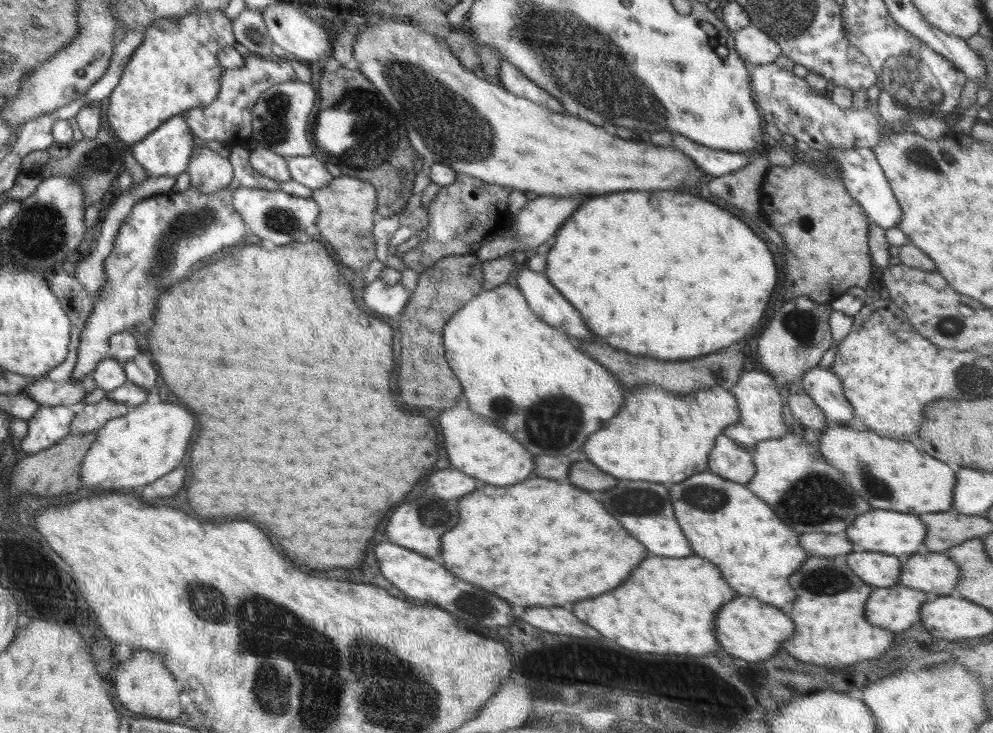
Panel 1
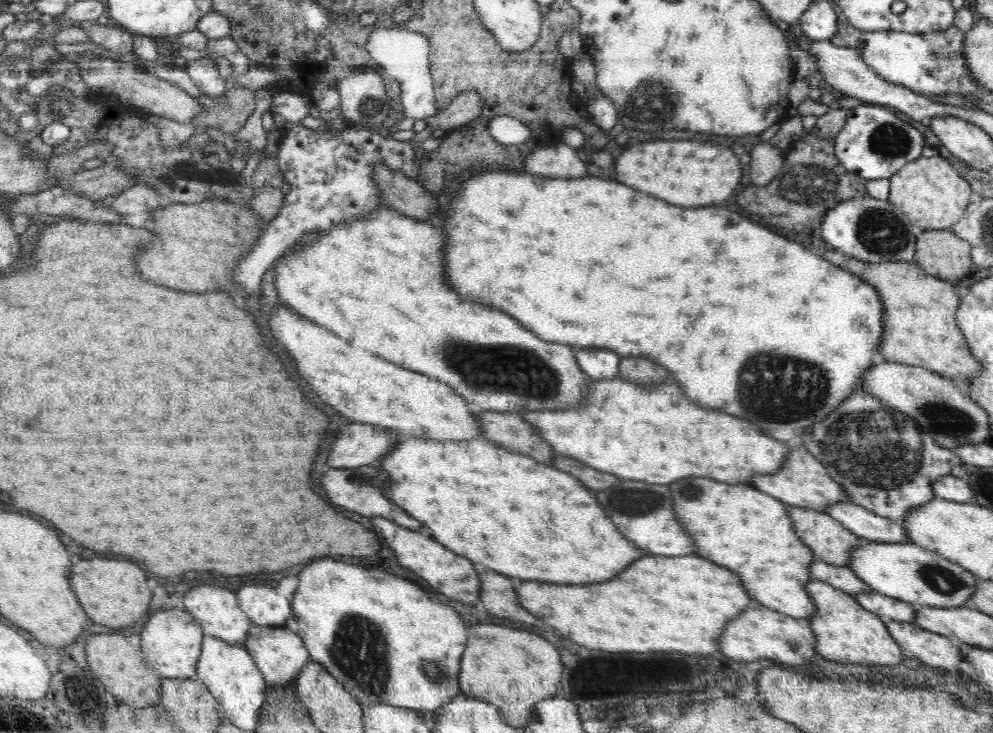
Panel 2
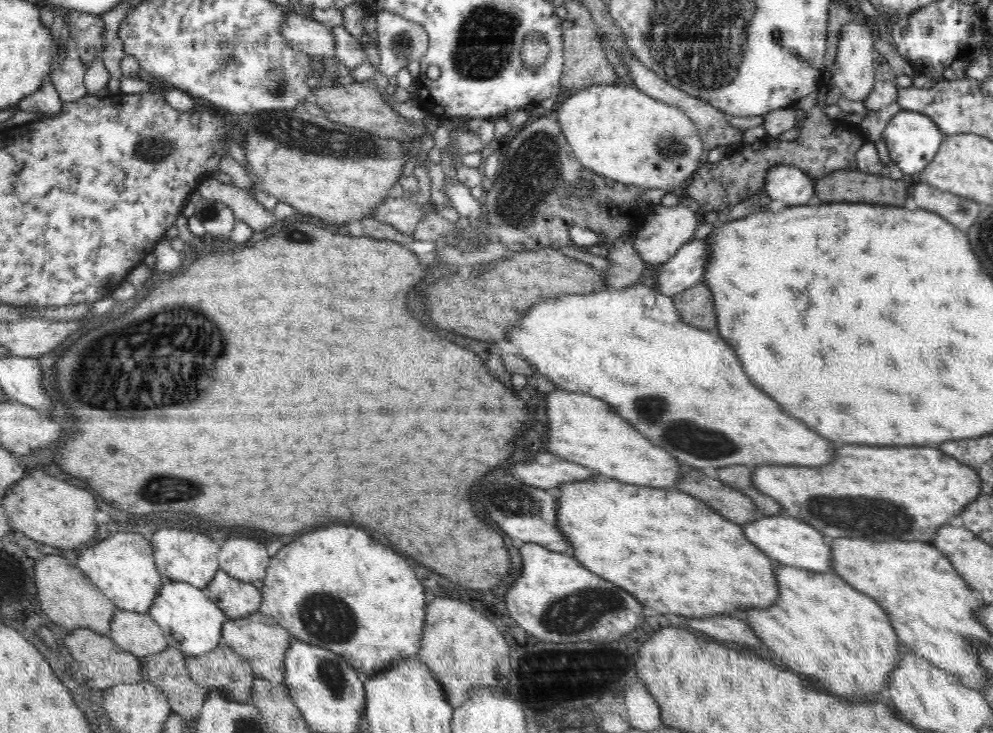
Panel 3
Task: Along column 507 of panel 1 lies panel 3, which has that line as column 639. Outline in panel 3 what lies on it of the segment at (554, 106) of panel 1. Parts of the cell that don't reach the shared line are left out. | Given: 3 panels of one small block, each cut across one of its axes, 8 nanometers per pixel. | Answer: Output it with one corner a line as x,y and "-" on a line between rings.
618,51
618,54
623,59
626,67
630,70
633,85
636,86
643,94
648,94
651,98
682,110
686,113
688,118
692,119
692,122
696,125
696,129
698,129
700,139
702,140
704,154
708,152
708,150
712,150
712,148
727,147
730,144
742,143
742,137
745,132
728,124
730,119
729,115
720,111
718,108
711,106
704,100
694,98
693,96
686,94
686,92
682,92
682,90
679,90
674,86
670,86
670,84
664,82
662,78
659,78
654,74
654,70
648,70
648,68
646,68
642,62
638,61
632,53
628,53
628,51

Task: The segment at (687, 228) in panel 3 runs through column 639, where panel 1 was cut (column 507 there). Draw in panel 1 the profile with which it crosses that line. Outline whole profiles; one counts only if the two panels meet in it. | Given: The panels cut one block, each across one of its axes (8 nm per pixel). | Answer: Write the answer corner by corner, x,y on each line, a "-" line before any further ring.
542,196
536,200
530,200
518,214
512,218
512,225
508,230
502,232
498,238
494,238
492,242
485,244
476,254
481,262
490,262
502,257
506,257
512,253
520,252
520,250
534,251
540,244
547,243
546,240
560,230
560,226
574,214
574,210
584,204
588,198
556,198
556,196

